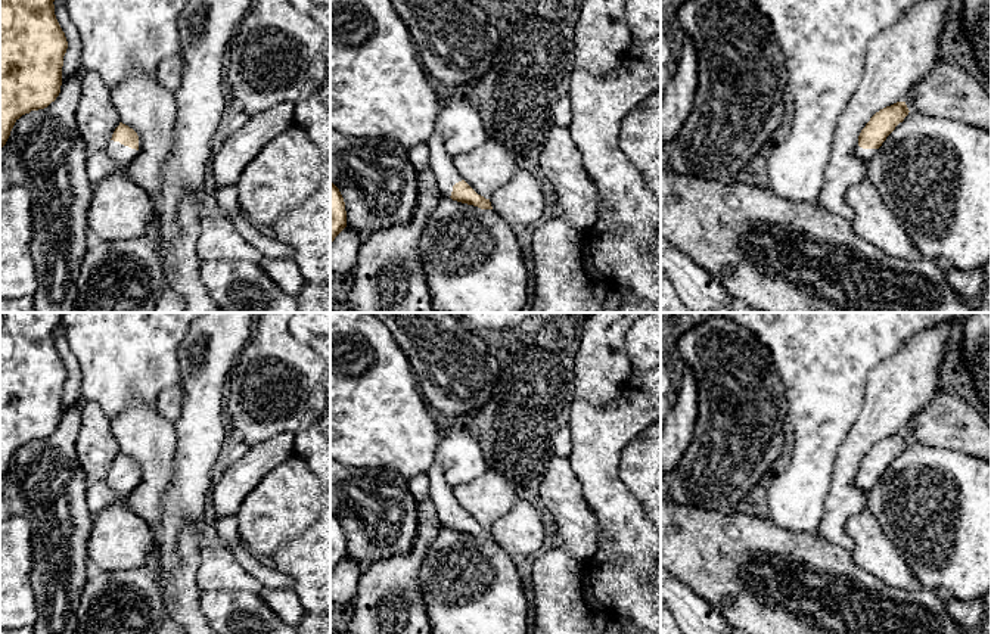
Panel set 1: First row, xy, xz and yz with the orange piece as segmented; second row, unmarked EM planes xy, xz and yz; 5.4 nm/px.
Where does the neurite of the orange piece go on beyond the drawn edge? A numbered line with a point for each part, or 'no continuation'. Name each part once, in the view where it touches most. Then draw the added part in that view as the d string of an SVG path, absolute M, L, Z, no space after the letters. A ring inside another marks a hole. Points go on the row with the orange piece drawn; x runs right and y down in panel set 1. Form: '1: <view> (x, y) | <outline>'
1: xy (123, 155) | M109 140L105 150L119 165L128 165L139 155L139 150L114 140Z

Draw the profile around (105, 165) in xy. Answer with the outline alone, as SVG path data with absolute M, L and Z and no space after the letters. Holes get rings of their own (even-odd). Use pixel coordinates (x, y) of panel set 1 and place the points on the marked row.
M106 150L87 153L87 177L91 184L112 174L125 174L127 165L117 164Z

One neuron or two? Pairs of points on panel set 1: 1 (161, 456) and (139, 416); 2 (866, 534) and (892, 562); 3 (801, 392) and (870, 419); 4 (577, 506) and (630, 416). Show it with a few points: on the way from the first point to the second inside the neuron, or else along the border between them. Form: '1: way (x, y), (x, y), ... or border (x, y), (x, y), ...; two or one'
1: way (152, 446), (139, 426); one
2: way (872, 541), (885, 555); one
3: border (867, 381), (860, 416), (841, 444); two
4: border (569, 463), (599, 527); two

